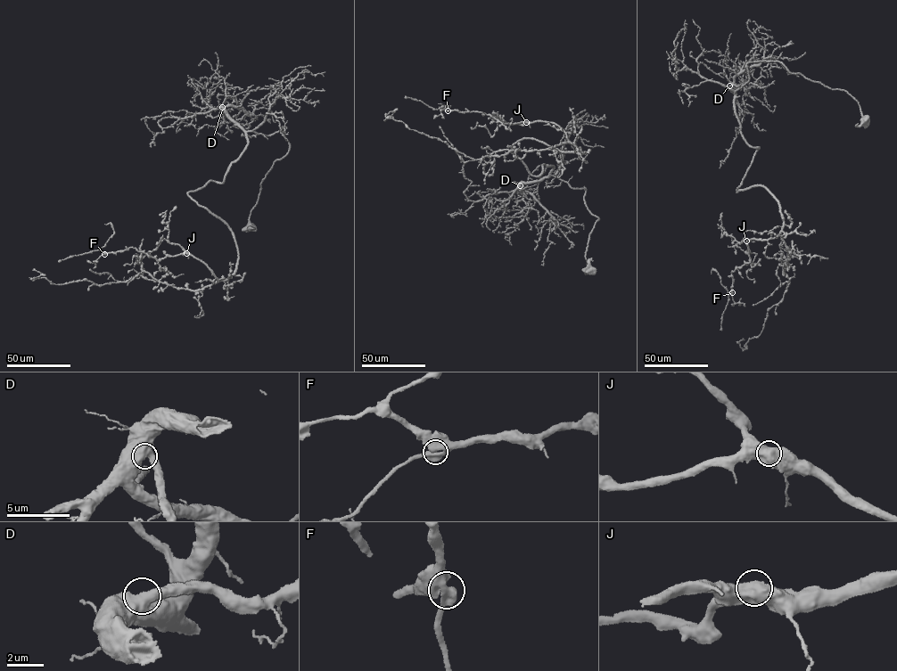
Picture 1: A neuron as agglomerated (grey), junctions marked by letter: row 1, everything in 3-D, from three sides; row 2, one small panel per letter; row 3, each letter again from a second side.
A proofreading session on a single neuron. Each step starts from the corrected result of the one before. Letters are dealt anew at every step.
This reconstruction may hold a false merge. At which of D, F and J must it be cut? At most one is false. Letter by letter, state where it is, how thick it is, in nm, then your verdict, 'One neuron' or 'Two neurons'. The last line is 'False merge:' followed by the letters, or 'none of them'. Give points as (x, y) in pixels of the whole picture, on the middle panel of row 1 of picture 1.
D: Place: (520, 185). Thickness 600 nm. One neuron
F: Place: (448, 110). Thickness 550 nm. One neuron
J: Place: (526, 122). Thickness 700 nm. One neuron
False merge: none of them

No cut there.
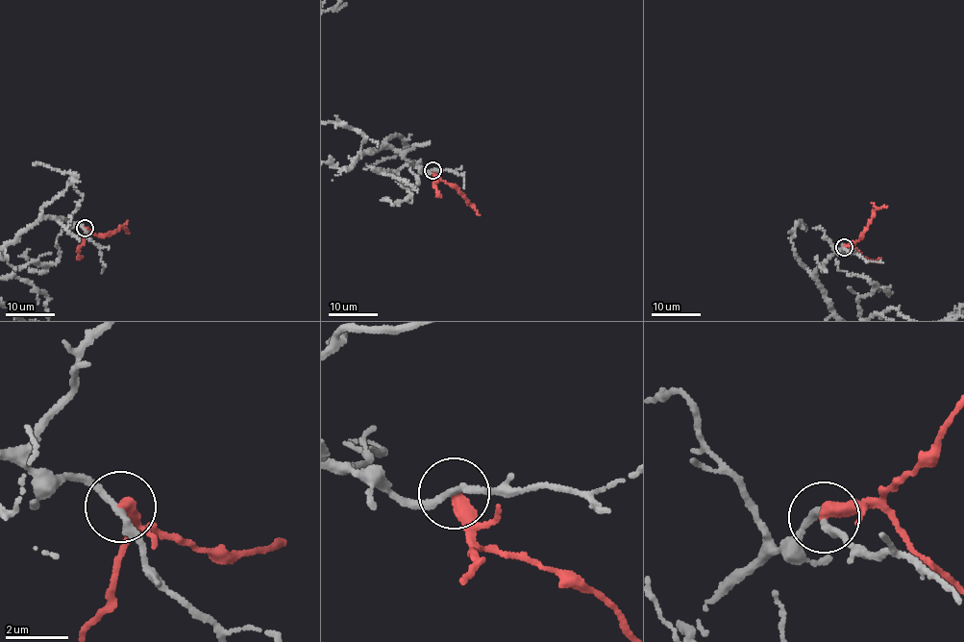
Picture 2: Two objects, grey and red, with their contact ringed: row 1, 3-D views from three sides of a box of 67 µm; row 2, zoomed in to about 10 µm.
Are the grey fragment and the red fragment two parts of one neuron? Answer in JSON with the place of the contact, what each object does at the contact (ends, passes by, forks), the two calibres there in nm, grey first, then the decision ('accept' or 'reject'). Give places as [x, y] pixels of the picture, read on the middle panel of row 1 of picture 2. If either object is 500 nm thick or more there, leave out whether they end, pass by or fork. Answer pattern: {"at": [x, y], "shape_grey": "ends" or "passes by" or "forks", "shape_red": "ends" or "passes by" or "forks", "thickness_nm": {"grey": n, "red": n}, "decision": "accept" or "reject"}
{"at": [432, 170], "shape_grey": "passes by", "shape_red": "ends", "thickness_nm": {"grey": 200, "red": 440}, "decision": "reject"}

